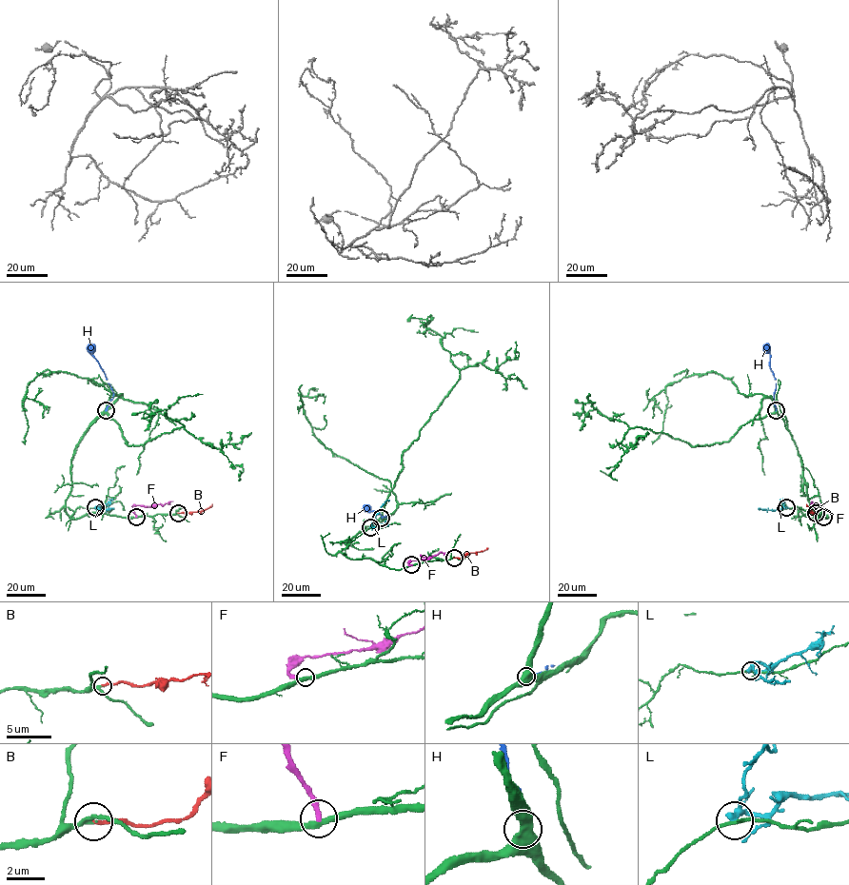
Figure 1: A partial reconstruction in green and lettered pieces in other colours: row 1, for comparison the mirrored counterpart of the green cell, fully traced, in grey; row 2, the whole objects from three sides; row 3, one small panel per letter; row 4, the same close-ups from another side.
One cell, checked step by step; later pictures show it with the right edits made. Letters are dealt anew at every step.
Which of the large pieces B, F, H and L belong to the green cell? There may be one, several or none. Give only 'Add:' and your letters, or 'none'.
Add: B

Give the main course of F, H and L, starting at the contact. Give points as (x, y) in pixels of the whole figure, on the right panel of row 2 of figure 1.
F: (823, 517), (821, 506), (811, 504), (812, 501)
H: (776, 410), (776, 379), (770, 365), (770, 354), (763, 344)
L: (786, 507), (760, 509)

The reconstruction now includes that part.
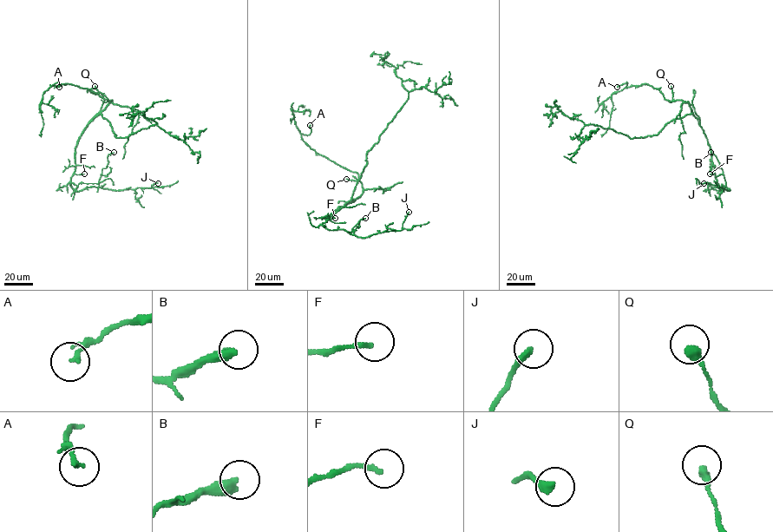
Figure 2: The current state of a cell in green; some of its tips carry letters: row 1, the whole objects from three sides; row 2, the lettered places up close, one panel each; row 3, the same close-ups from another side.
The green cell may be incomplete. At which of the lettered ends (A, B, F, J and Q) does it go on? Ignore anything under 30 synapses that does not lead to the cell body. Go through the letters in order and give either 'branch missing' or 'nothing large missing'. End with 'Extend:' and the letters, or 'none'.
A: nothing large missing
B: nothing large missing
F: nothing large missing
J: nothing large missing
Q: nothing large missing
Extend: none

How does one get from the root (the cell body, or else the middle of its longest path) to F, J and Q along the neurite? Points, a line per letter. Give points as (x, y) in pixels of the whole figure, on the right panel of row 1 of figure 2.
F: (691, 114), (697, 120), (710, 147), (714, 168), (714, 174), (710, 174)
J: (691, 114), (697, 120), (707, 140), (717, 187), (721, 191), (722, 187), (730, 190), (704, 183)
Q: (691, 114), (687, 102), (672, 99), (671, 86)

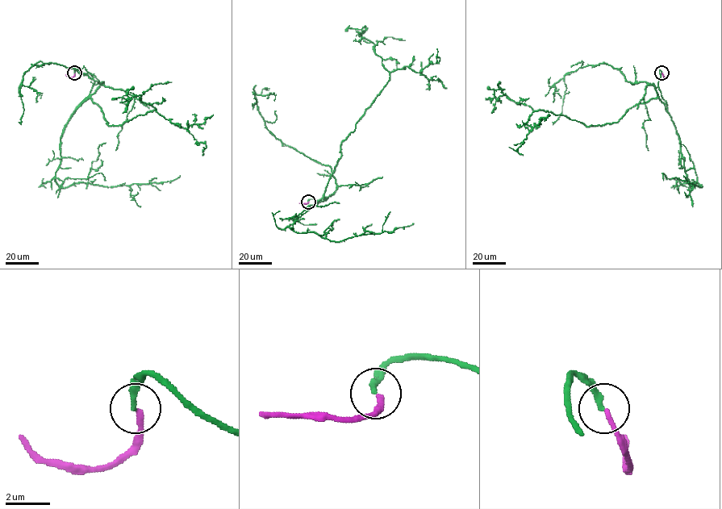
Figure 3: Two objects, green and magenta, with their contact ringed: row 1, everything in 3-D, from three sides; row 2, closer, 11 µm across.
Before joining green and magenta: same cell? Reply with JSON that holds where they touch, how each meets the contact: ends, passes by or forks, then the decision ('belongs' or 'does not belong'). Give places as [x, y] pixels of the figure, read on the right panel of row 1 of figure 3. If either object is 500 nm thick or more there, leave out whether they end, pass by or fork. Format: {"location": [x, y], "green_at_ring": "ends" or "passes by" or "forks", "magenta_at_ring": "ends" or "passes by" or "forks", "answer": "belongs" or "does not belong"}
{"location": [661, 73], "green_at_ring": "ends", "magenta_at_ring": "ends", "answer": "belongs"}

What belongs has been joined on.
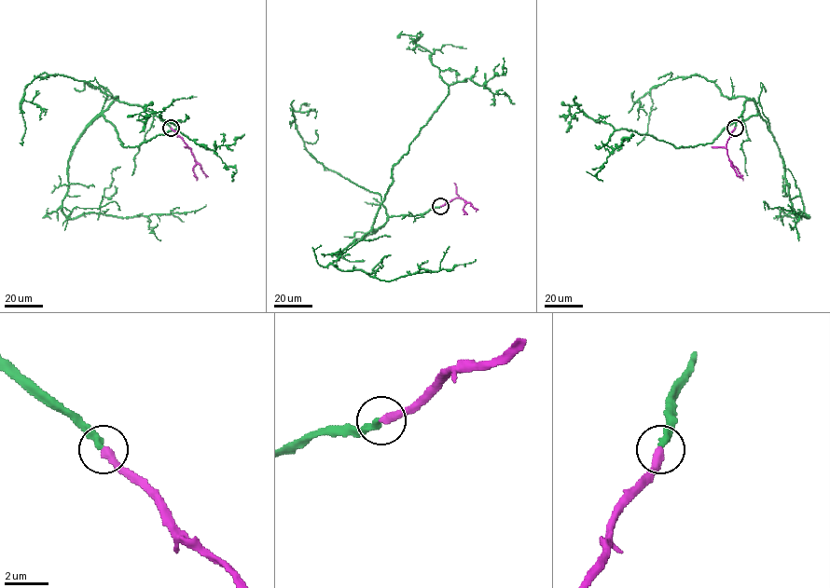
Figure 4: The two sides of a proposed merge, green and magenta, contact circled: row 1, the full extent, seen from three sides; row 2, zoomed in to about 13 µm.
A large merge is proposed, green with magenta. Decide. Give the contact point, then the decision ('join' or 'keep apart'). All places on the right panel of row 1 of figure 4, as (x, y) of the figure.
place (735, 128); join

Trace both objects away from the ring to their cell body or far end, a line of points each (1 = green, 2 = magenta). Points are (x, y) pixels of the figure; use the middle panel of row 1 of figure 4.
1: (440, 206), (391, 216), (372, 228), (393, 167), (450, 85), (470, 78), (482, 86), (504, 68), (503, 75)
2: (440, 206), (452, 198), (461, 198), (465, 201), (463, 209), (466, 214)

